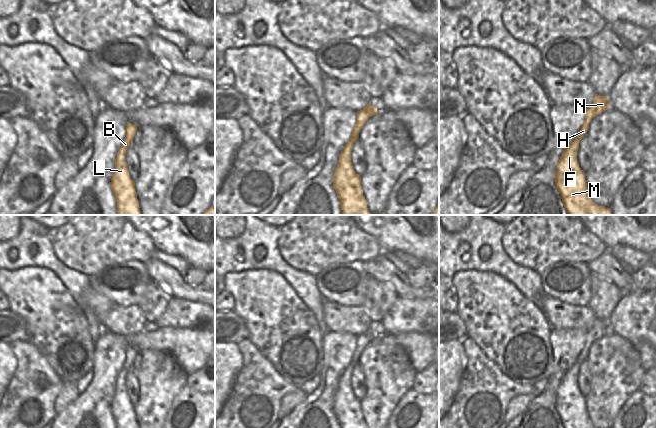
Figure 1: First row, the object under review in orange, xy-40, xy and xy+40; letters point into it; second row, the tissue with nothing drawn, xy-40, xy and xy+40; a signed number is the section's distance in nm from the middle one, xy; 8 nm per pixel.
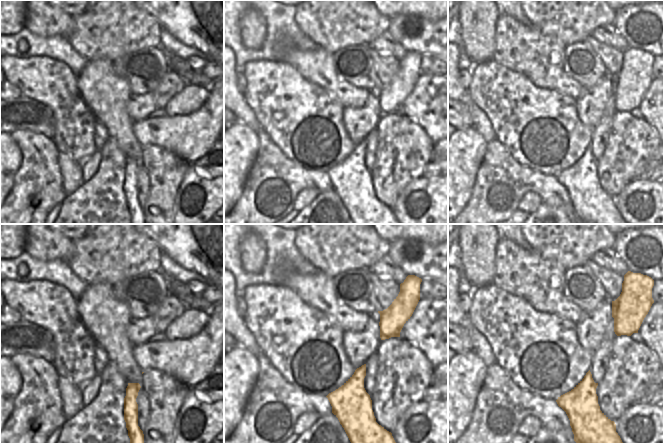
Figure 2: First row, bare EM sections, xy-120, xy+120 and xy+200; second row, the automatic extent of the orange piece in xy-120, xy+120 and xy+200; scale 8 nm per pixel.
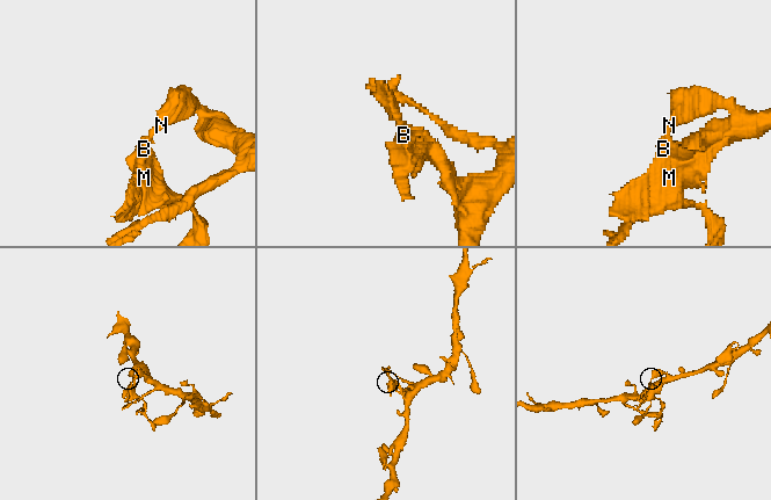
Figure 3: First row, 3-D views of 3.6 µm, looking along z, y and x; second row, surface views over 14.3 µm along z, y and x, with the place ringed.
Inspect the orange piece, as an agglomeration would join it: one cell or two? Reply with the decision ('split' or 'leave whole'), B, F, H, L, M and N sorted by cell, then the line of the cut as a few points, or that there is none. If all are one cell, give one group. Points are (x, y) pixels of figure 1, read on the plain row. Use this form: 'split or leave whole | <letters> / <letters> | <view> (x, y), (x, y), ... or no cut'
split | B F H L M / N | xy (363, 333), (369, 341)

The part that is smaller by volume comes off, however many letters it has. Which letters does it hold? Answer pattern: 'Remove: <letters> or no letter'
Remove: B, F, H, L, M.

